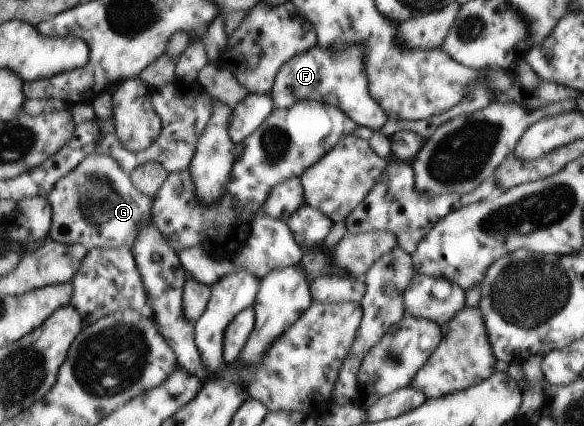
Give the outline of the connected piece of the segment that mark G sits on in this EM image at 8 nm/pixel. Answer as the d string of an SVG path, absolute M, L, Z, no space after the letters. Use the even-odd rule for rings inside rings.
M92 153L71 173L61 178L48 195L53 208L50 237L64 244L81 244L89 251L93 248L112 250L123 246L133 247L139 235L139 228L151 223L155 203L148 195L140 192L132 182L131 172L125 171L121 163L110 154Z

